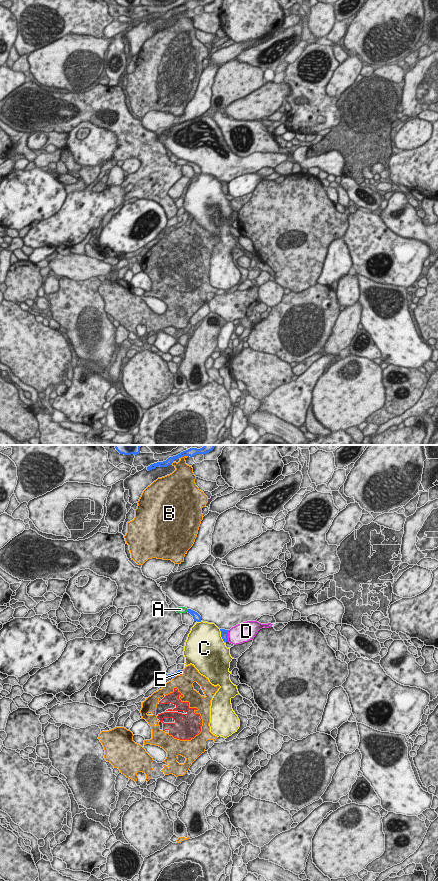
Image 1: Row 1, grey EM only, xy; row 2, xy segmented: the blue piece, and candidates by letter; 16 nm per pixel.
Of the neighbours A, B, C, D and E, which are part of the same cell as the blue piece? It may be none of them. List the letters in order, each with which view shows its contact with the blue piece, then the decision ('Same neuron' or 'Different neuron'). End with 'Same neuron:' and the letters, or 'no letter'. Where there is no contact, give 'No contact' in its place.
A: Touches blue in xy. Different neuron
B: Touches blue in xy. Different neuron
C: Touches blue in xy. Different neuron
D: Touches blue in xy. Different neuron
E: Touches blue in xy. Different neuron
Same neuron: no letter.

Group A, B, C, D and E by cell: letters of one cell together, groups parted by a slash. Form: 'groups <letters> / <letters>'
groups A / B E / C / D

